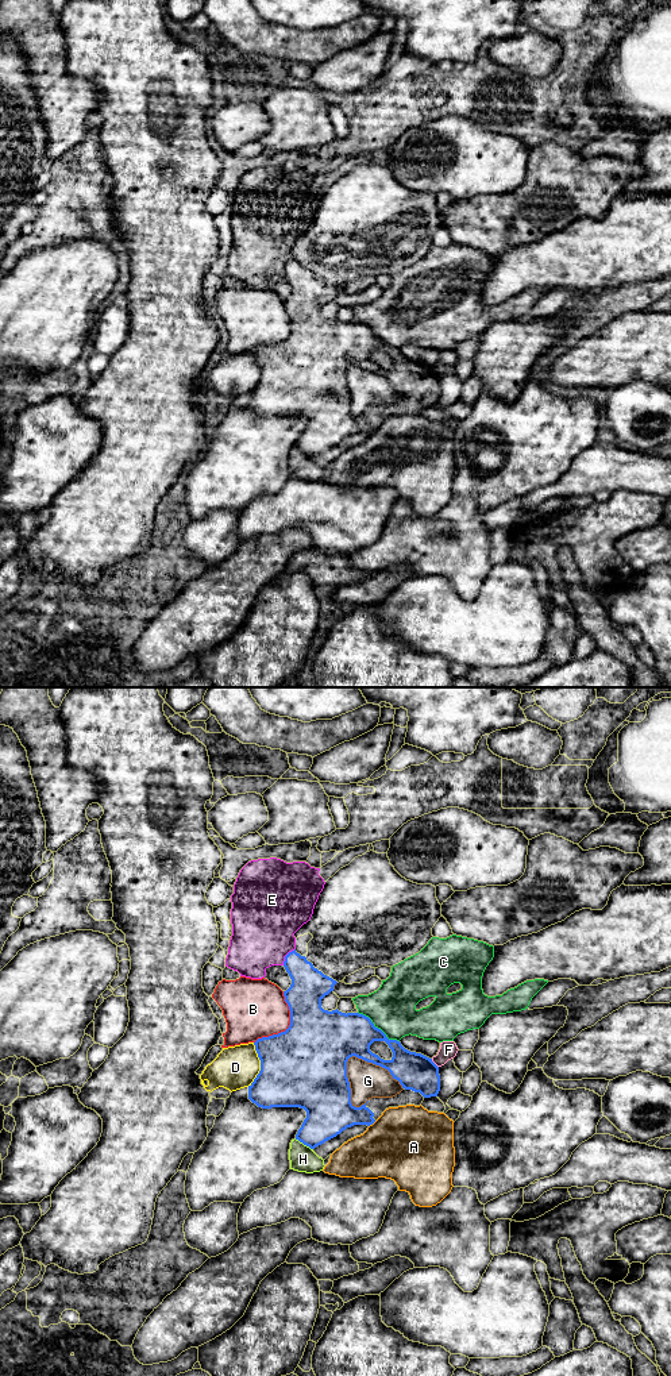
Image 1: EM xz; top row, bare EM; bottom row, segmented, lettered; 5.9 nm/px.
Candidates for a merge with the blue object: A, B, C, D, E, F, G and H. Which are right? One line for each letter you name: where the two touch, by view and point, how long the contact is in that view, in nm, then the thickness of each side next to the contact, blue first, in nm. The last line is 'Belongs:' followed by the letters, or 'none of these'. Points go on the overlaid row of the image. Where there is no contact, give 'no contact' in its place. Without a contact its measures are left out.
Belongs: none of these

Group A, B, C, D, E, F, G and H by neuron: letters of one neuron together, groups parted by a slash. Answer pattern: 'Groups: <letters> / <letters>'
Groups: A / B / C G / D / E / F / H

